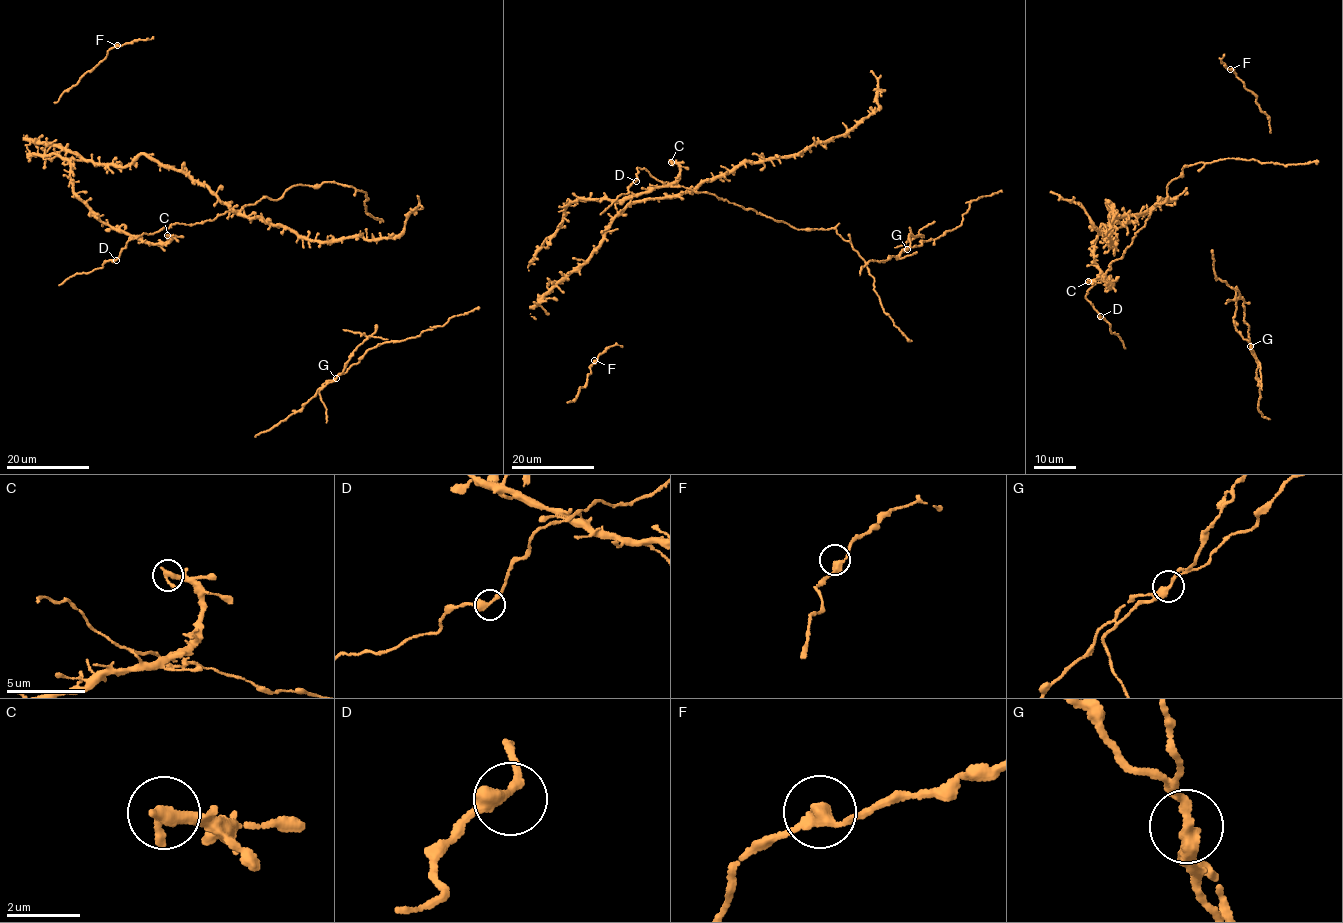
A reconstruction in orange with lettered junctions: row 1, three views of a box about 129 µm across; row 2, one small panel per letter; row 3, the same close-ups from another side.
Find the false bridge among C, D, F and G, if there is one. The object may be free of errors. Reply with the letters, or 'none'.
G

